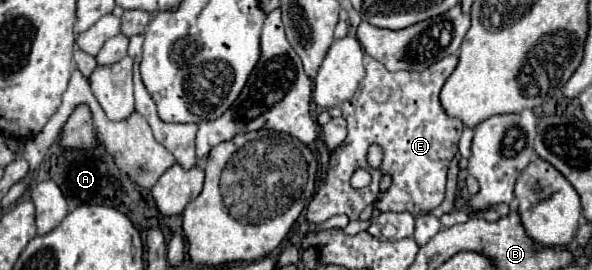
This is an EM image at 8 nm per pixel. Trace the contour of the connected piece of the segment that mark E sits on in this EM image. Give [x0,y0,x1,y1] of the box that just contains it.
[306,55,464,223]

